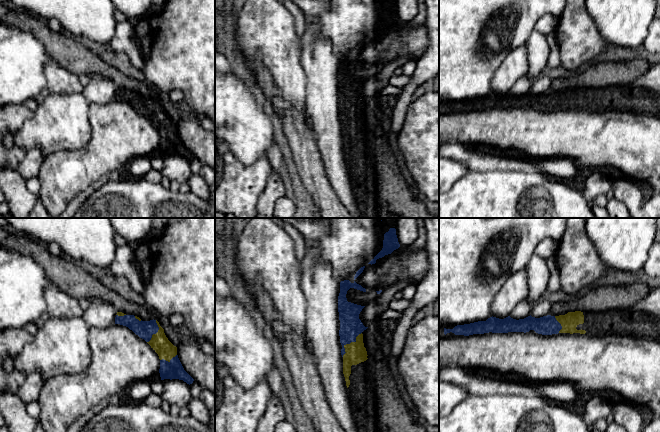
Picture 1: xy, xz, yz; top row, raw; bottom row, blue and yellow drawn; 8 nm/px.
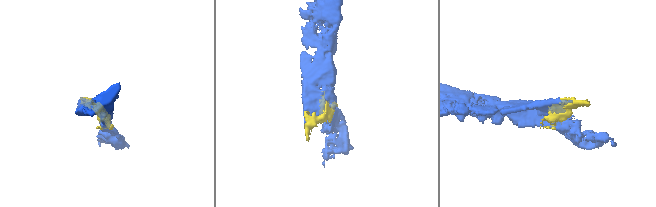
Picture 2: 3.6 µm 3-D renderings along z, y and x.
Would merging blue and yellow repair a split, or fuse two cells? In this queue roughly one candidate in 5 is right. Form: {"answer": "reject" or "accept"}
{"answer": "accept"}

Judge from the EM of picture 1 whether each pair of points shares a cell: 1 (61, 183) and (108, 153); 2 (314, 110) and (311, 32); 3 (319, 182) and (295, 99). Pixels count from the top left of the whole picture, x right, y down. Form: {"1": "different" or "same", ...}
{"1": "same", "2": "same", "3": "different"}

